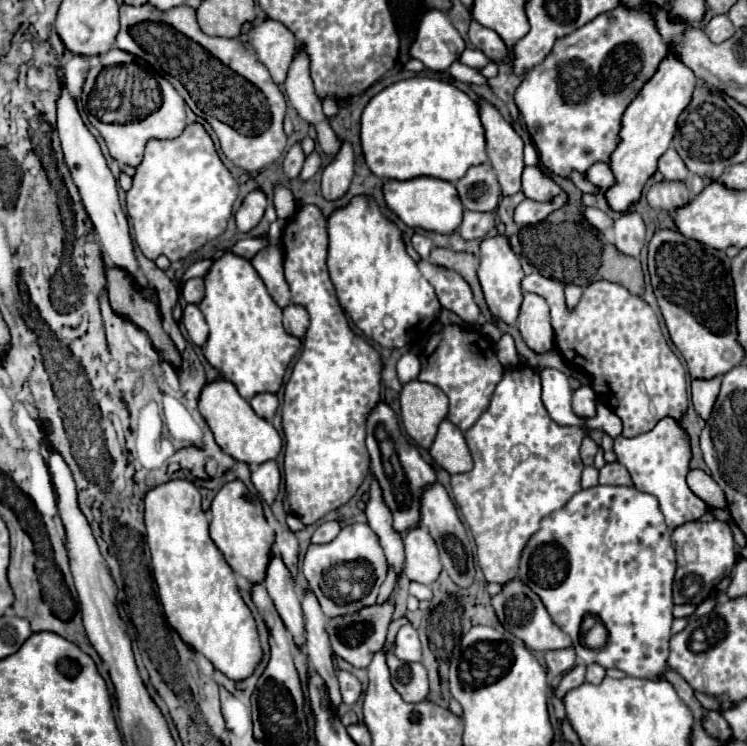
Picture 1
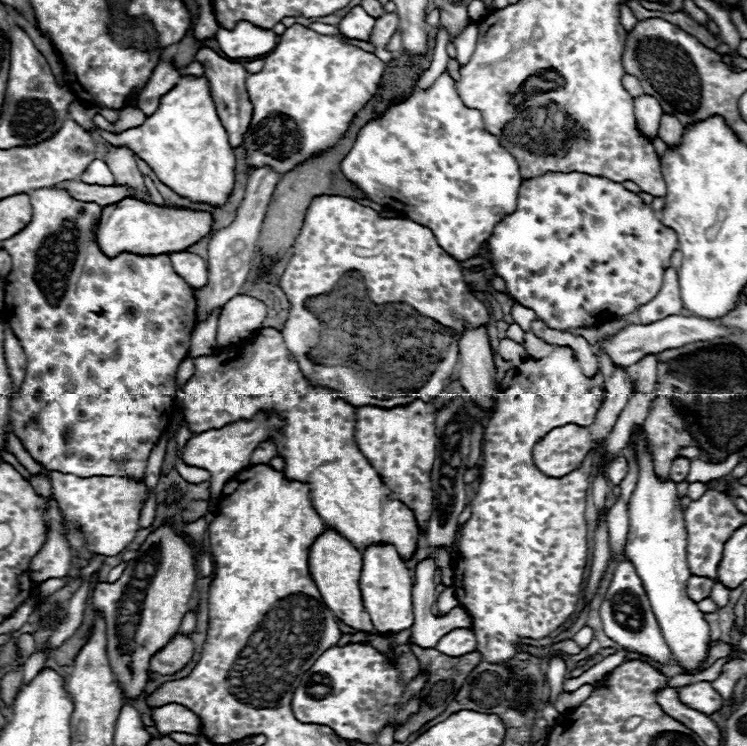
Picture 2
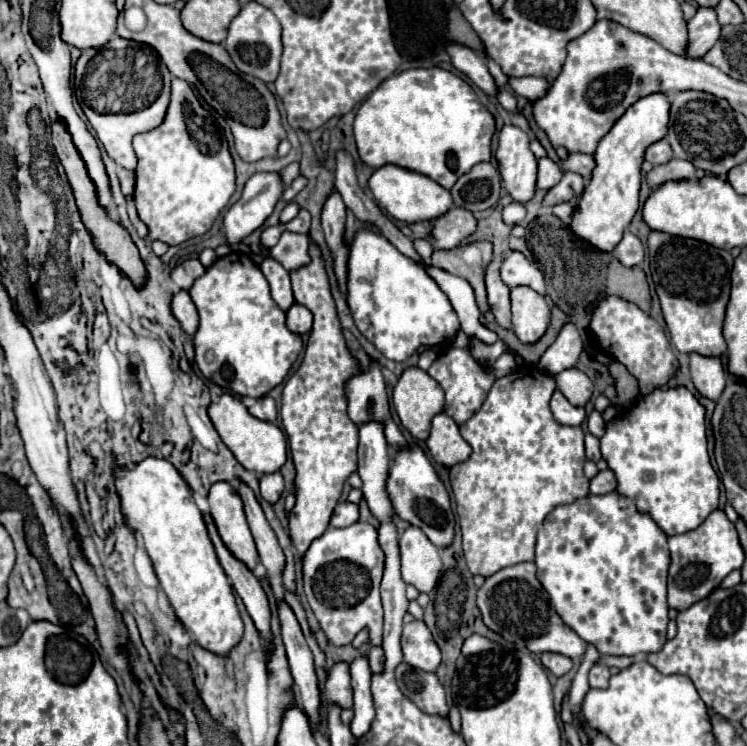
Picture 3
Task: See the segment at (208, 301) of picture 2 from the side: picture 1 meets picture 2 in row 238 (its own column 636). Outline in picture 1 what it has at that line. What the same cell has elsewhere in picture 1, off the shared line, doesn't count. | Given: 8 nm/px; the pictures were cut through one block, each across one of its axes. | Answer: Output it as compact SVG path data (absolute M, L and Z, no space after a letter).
M622 212L622 216L614 222L614 244L620 252L638 258L644 246L646 226L638 212Z

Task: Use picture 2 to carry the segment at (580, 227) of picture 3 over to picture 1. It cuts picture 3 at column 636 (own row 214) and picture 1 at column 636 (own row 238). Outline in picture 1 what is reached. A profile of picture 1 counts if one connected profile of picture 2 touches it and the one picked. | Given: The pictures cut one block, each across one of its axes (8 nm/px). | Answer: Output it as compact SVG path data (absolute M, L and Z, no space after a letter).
M668 50L666 58L660 62L654 76L644 84L644 90L638 92L634 102L624 112L620 144L612 152L612 160L610 160L610 168L616 176L616 184L606 192L608 204L614 212L626 212L630 204L634 204L640 198L646 180L658 168L658 158L668 150L670 140L676 134L678 116L690 104L696 84L698 78L694 76L694 72L672 50Z

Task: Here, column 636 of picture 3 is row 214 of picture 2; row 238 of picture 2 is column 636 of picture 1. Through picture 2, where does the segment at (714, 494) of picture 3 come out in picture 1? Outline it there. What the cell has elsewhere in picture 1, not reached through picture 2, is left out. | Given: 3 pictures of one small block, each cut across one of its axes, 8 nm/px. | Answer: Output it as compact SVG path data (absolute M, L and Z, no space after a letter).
M662 418L654 426L654 430L640 434L636 438L626 440L624 436L618 436L614 440L614 452L618 456L618 462L628 468L634 486L640 492L652 494L658 500L660 512L666 516L666 526L670 530L686 522L698 520L702 514L708 512L708 506L686 486L686 474L690 472L688 462L692 454L690 454L690 444L684 434L684 428L676 420Z

